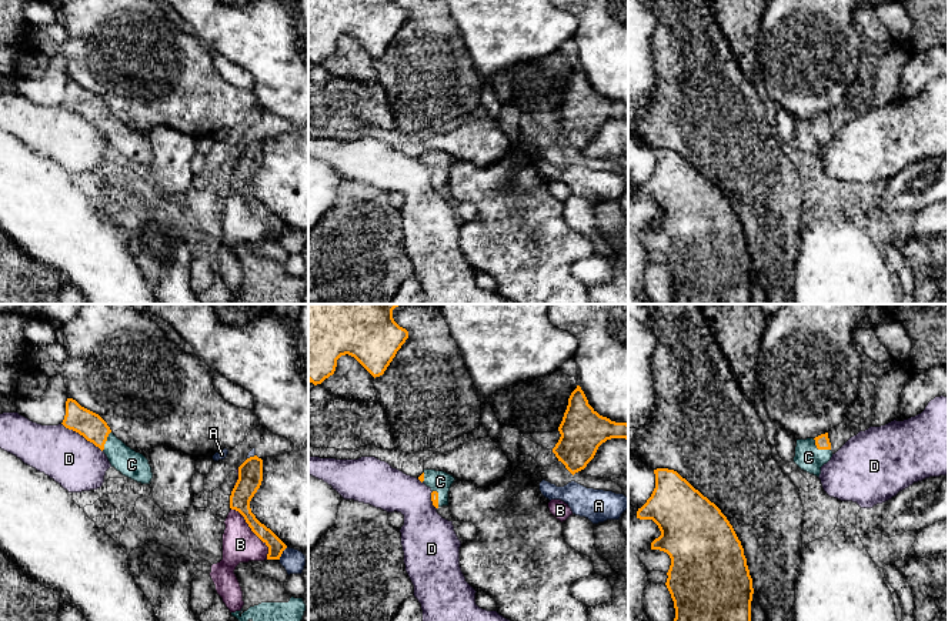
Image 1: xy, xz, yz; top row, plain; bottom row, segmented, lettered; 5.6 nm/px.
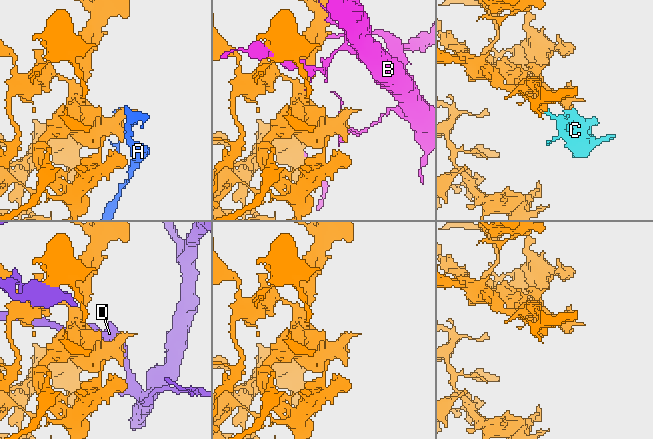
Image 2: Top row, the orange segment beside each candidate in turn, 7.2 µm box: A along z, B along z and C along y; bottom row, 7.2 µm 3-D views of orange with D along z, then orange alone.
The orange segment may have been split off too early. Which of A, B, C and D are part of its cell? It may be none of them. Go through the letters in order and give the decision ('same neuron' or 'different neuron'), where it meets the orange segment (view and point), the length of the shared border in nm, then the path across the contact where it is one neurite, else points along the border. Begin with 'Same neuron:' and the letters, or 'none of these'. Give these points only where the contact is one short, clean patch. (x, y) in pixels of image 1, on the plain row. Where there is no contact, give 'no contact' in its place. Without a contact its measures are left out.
Same neuron: C
A: different neuron; contact xy (281, 233); length 90 nm
B: different neuron; contact xy (253, 211); length 360 nm
C: same neuron; contact yz (820, 129); length 120 nm; way yz (821, 122), (820, 129), (808, 137)
D: different neuron; contact xy (82, 114); length 280 nm

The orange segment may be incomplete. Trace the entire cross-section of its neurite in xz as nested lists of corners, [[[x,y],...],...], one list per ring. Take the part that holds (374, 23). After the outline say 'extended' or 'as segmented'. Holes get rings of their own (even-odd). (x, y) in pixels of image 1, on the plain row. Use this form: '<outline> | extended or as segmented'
[[[308,0],[308,61],[321,64],[346,34],[380,57],[407,19],[394,0]]] | as segmented

